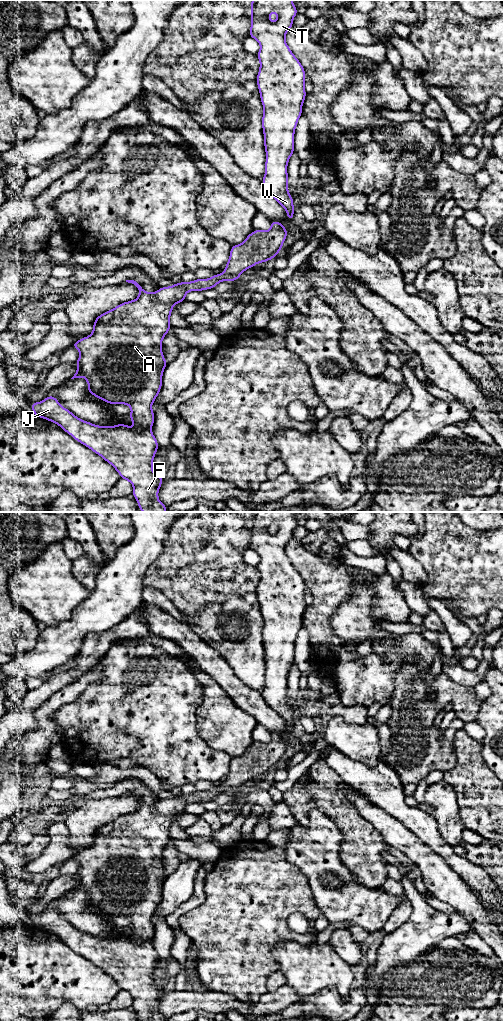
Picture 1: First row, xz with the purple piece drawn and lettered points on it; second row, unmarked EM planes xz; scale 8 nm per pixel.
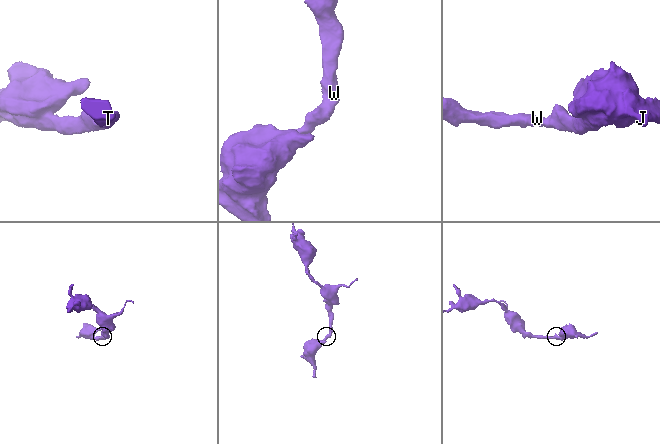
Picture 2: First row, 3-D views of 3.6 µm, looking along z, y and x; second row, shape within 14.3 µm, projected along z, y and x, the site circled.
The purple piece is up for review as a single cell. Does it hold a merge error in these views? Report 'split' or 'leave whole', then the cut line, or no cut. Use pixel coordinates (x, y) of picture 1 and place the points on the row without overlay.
leave whole; cut none

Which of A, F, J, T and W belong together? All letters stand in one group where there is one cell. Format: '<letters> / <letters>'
A F J T W

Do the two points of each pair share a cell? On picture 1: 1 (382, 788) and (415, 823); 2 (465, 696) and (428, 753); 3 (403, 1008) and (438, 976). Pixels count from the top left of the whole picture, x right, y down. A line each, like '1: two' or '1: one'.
1: one
2: one
3: one

